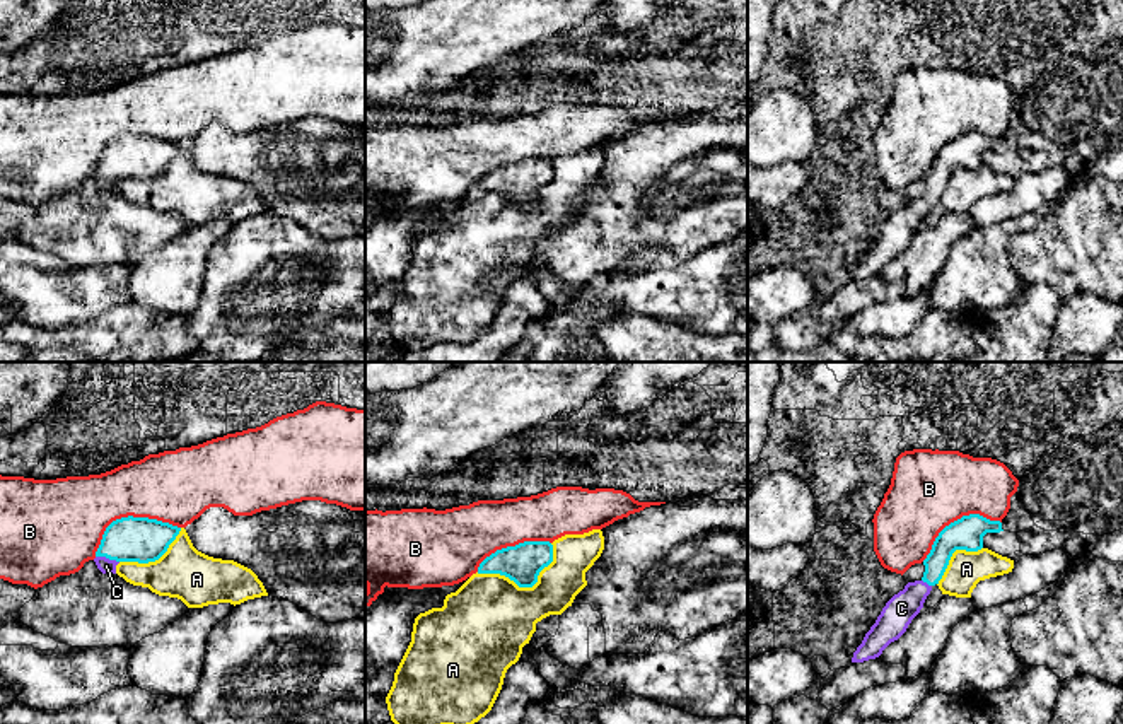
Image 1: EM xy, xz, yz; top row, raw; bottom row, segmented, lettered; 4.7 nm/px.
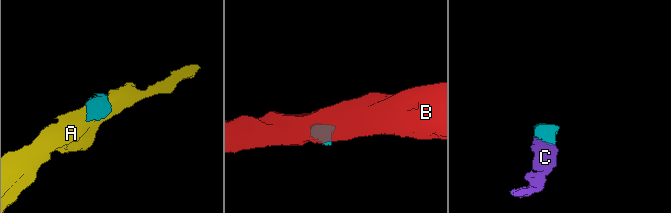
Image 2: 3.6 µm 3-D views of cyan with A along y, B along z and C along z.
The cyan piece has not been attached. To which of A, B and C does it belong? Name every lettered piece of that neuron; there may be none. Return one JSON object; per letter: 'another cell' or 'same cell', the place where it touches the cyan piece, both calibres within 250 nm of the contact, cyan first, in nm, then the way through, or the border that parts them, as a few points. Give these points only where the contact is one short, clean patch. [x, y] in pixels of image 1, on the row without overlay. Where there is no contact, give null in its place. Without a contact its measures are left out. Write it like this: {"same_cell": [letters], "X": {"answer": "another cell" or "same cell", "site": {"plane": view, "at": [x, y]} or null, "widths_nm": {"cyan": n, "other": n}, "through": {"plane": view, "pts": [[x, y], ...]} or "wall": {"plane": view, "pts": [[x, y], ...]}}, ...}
{"same_cell": ["C"], "A": {"answer": "another cell", "site": {"plane": "xz", "at": [524, 204]}, "widths_nm": {"cyan": 180, "other": 420}}, "B": {"answer": "another cell", "site": {"plane": "xy", "at": [128, 134]}, "widths_nm": {"cyan": 220, "other": 340}}, "C": {"answer": "same cell", "site": {"plane": "xy", "at": [108, 175]}, "widths_nm": {"cyan": 220, "other": 70}, "through": {"plane": "xy", "pts": [[142, 157], [125, 157], [108, 175], [106, 183]]}}}

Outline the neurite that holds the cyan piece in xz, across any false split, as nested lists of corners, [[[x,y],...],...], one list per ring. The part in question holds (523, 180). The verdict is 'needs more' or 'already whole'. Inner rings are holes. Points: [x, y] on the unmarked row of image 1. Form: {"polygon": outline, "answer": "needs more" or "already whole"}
{"polygon": [[[524,159],[486,174],[480,181],[478,191],[500,191],[519,205],[532,205],[538,200],[539,190],[551,179],[553,162],[550,159]]], "answer": "already whole"}

